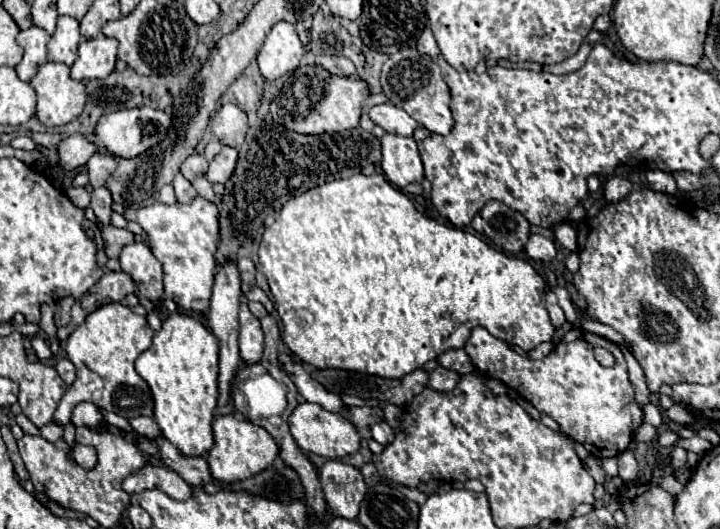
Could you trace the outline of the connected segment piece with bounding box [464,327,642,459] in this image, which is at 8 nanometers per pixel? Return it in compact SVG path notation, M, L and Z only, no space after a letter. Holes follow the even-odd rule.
M476 327L464 349L486 377L494 377L506 387L516 389L540 413L550 415L564 435L584 445L598 459L616 457L626 451L630 437L642 423L642 409L634 399L634 387L628 381L624 355L616 343L604 337L584 329L570 329L548 357L532 361L518 355L506 341L492 337L484 327ZM594 347L608 349L614 355L616 365L602 367L594 359Z

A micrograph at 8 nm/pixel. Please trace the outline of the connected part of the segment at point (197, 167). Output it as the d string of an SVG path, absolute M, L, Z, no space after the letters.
M190 155L184 163L182 163L182 167L180 167L180 171L182 171L182 175L188 179L188 181L194 181L196 177L202 177L202 175L206 175L206 171L208 171L208 161L202 157L202 155Z

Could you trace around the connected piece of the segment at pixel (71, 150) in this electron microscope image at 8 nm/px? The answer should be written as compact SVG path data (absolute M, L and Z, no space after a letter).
M76 133L66 137L60 147L58 147L58 155L60 155L60 165L64 169L78 169L82 165L88 163L88 159L98 151L98 147L94 147L92 141L88 141L84 135Z

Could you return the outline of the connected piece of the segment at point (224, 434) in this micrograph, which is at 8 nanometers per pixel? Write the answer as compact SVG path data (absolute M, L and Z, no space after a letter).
M220 415L212 421L212 429L214 429L214 445L208 455L208 465L216 481L236 483L250 479L256 473L264 471L268 465L272 465L272 461L278 457L278 445L270 437L270 433L248 419L236 419L234 415Z

